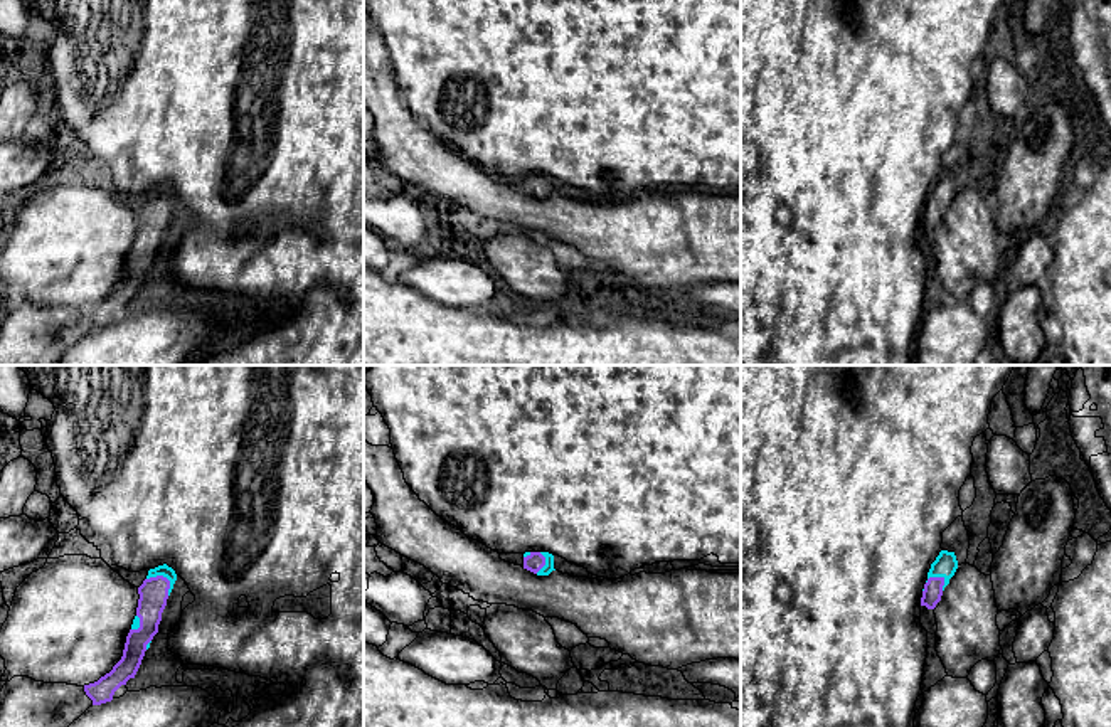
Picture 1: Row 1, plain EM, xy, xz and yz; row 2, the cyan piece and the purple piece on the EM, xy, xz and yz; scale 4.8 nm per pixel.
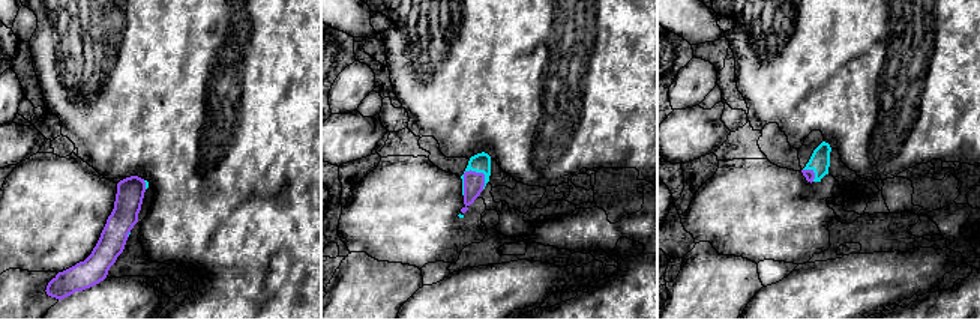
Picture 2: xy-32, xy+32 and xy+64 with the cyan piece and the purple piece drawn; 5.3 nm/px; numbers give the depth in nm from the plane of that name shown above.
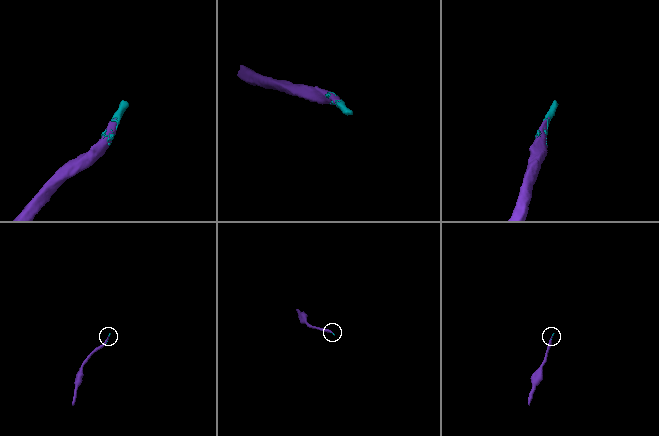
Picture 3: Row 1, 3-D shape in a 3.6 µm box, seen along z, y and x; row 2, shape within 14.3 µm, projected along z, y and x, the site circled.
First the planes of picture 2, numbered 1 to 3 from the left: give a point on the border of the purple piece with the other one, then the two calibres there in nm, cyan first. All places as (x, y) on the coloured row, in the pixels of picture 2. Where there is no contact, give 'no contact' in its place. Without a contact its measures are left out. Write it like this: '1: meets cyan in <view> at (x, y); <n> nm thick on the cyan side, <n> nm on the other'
1: meets cyan in xy-32 at (146, 185); 20 nm thick on the cyan side, 150 nm on the other
2: meets cyan in xy+32 at (462, 175); 110 nm thick on the cyan side, 110 nm on the other
3: meets cyan in xy+64 at (814, 172); 110 nm thick on the cyan side, 60 nm on the other

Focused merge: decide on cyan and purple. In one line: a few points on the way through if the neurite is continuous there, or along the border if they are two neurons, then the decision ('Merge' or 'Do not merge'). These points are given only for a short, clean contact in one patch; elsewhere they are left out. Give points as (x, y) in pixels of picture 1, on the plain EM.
Merge

